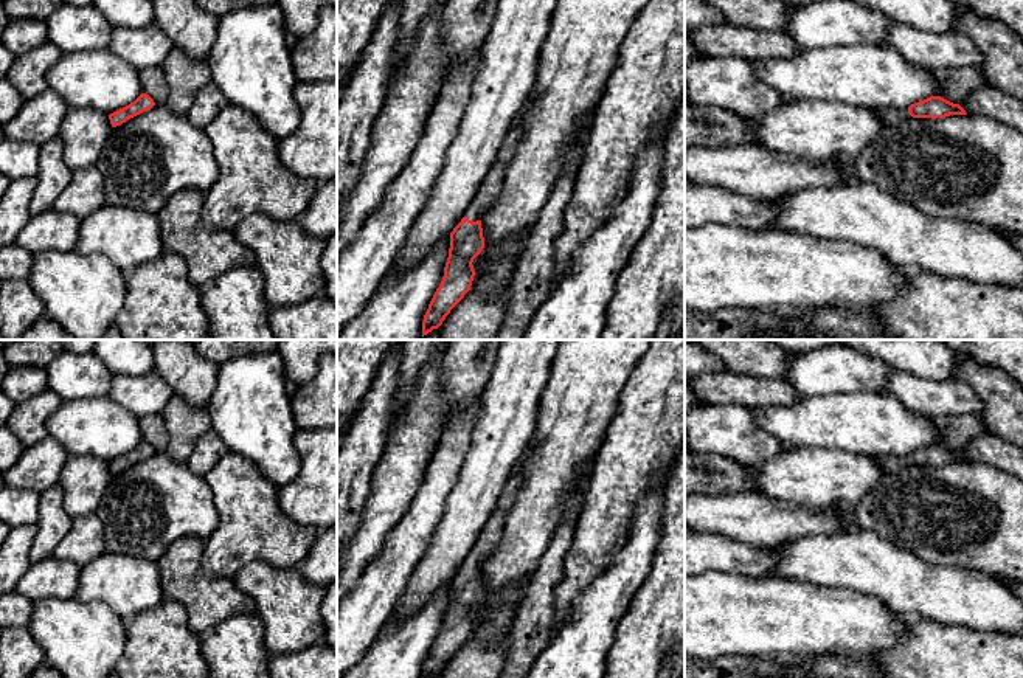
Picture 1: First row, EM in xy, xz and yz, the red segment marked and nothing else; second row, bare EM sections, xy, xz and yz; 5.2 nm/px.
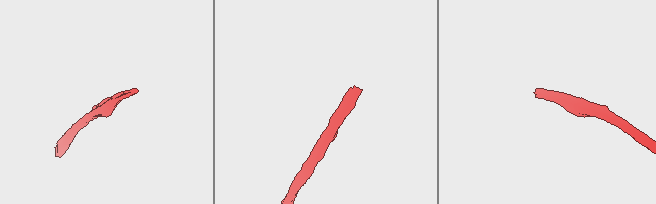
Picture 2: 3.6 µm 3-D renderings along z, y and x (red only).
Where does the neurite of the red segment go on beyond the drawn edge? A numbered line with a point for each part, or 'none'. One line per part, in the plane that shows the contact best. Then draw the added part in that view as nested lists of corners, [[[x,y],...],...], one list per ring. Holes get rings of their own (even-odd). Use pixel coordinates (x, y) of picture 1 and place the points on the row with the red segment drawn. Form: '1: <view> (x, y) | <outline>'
1: xz (492, 183) | [[[520,121],[515,126],[512,126],[511,132],[503,141],[495,163],[492,164],[477,195],[473,197],[467,211],[464,213],[466,219],[472,222],[480,220],[484,216],[484,213],[495,203],[497,197],[501,192],[506,168],[515,154],[518,140],[520,140]]]

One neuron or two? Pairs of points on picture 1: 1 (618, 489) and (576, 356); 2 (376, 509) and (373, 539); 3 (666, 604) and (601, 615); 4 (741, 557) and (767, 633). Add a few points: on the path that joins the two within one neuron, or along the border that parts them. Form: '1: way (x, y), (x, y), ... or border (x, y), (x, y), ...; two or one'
1: border (617, 407), (603, 444), (592, 460); two
2: way (376, 517), (373, 531); one
3: border (645, 579), (620, 621), (612, 644); two
4: border (711, 570), (755, 577), (772, 574); two

